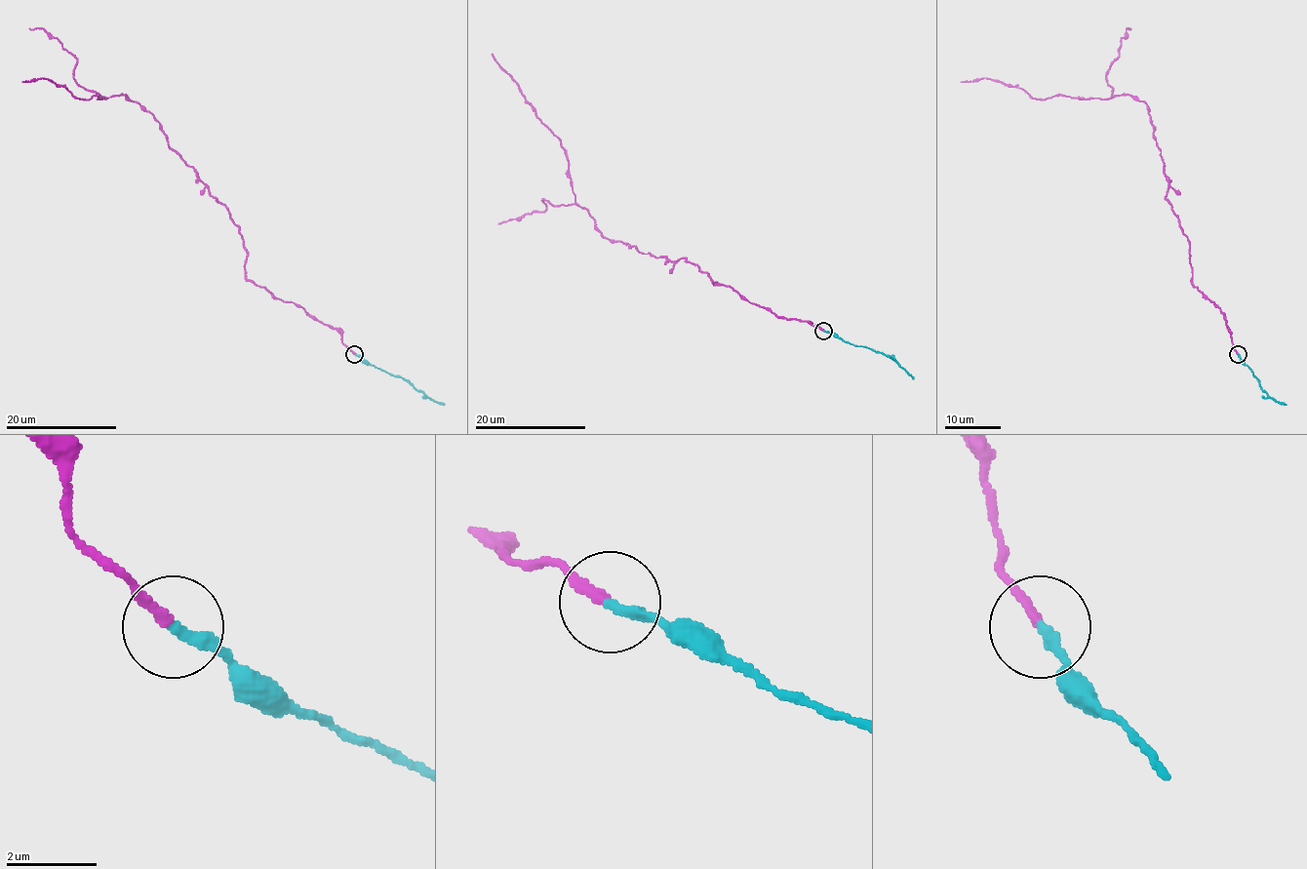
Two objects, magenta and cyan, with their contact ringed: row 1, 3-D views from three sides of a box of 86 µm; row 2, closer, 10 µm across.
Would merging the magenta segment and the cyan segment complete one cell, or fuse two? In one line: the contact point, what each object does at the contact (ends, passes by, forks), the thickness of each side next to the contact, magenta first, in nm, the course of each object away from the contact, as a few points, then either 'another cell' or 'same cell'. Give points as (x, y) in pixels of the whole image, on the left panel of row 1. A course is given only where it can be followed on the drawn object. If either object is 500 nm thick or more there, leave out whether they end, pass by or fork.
at (354, 354); magenta ends there; cyan ends there; 220 nm thick on the magenta side, 240 nm on the other; magenta runs (354, 354), (249, 280), (227, 210), (158, 120), (125, 94), (79, 99), (44, 77), (23, 81); cyan runs (354, 354), (402, 376), (432, 400), (445, 404); another cell

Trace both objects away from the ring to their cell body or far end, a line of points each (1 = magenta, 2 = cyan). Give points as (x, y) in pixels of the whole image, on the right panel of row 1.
1: (1237, 354), (1224, 314), (1194, 286), (1144, 102), (1035, 99), (985, 77), (960, 81)
2: (1237, 354), (1253, 373), (1263, 390), (1286, 404)

